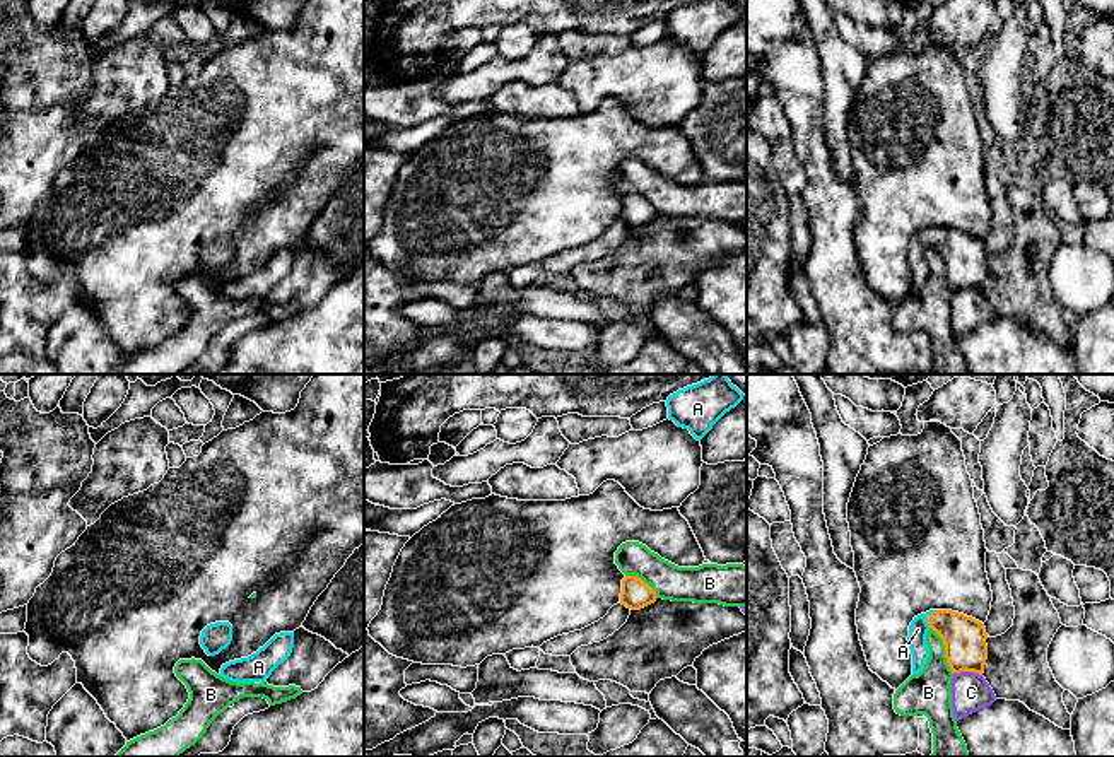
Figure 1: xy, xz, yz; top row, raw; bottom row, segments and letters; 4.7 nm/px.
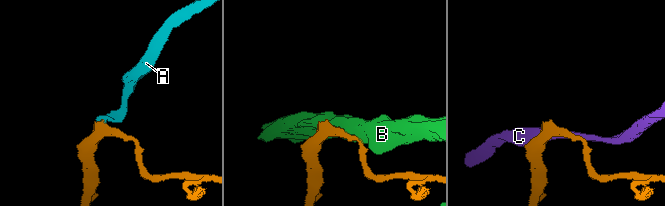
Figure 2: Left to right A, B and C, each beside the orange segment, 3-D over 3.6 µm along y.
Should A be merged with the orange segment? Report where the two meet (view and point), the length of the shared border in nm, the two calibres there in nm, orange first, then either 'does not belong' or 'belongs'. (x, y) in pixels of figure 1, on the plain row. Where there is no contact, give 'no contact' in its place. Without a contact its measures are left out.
meets orange in yz at (926, 234); contact 100 nm long; 200 nm thick on the orange side, 90 nm on the other; belongs

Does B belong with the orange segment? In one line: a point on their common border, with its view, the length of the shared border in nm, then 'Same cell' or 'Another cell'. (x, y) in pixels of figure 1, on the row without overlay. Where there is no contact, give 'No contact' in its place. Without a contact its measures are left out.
Touches orange at yz (945, 269). Shared border 240 nm. Another cell

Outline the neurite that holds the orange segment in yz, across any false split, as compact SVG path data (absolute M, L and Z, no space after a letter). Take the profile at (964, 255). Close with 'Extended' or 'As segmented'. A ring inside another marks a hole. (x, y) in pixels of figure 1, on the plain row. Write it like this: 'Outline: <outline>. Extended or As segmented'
Outline: M929 227L914 234L909 243L912 292L918 292L928 275L928 248L933 246L945 261L945 275L952 290L974 289L982 292L988 277L988 251L982 239L952 227Z. Extended

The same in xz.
Outline: M637 193L622 197L620 220L630 227L641 227L656 219L656 208Z. As segmented

